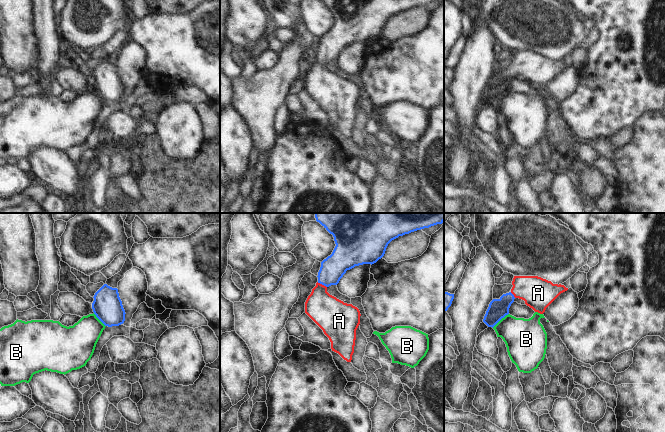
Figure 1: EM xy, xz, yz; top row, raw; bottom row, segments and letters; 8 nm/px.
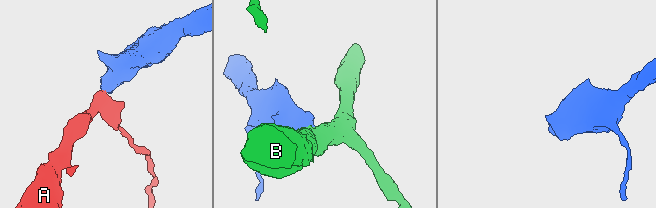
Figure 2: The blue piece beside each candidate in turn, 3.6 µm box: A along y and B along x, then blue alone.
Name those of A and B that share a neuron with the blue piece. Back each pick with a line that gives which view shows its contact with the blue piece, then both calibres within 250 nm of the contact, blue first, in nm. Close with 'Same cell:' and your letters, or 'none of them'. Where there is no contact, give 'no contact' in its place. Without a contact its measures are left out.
A: xz | 200/280 nm
Same cell: A

